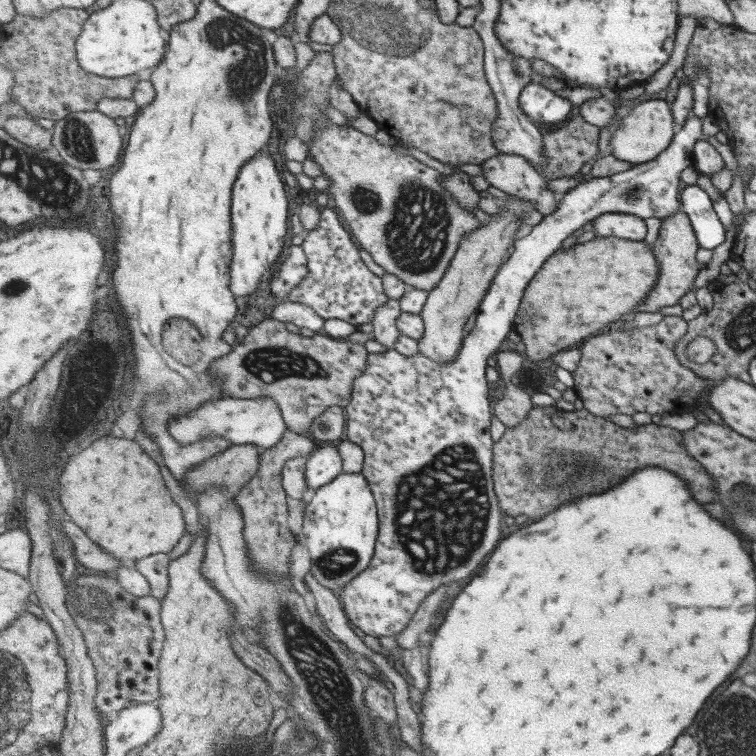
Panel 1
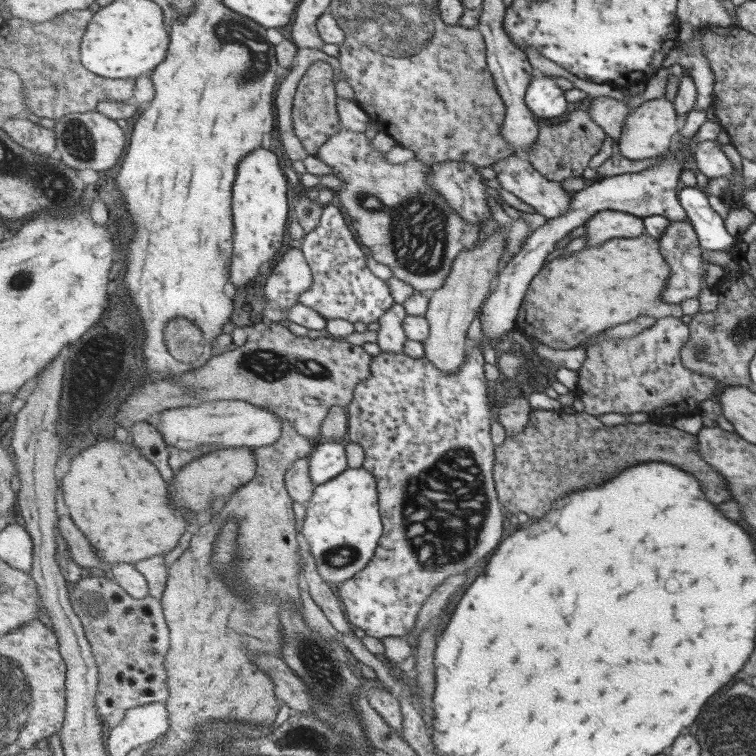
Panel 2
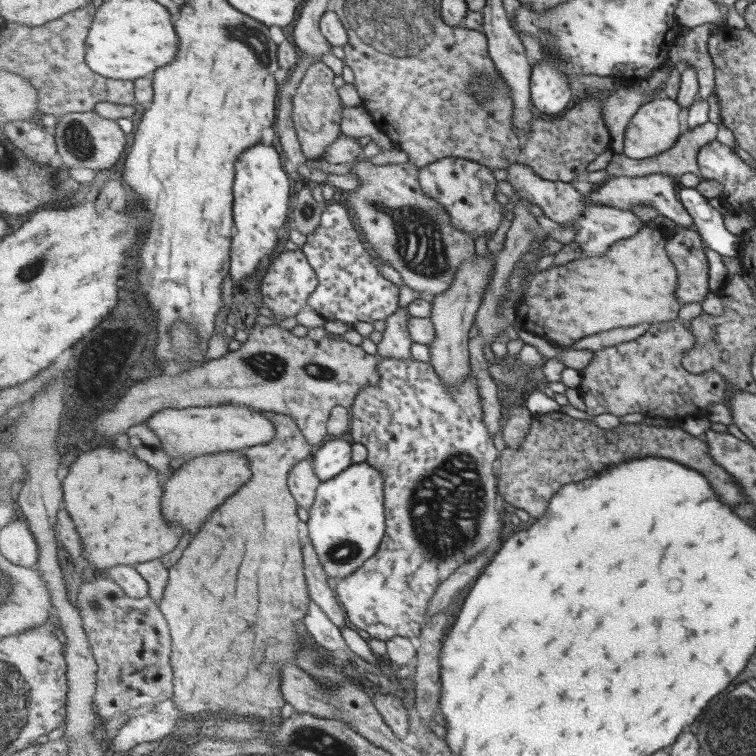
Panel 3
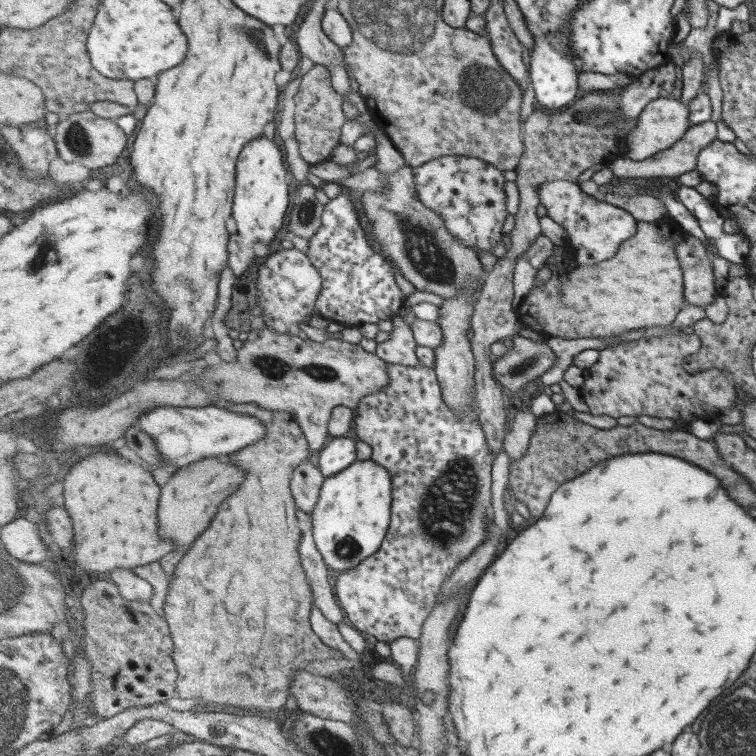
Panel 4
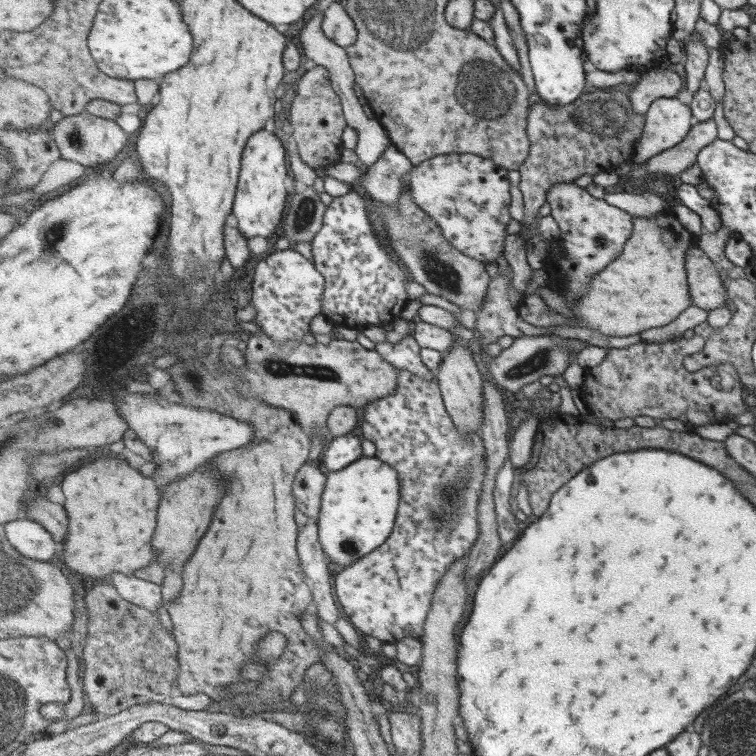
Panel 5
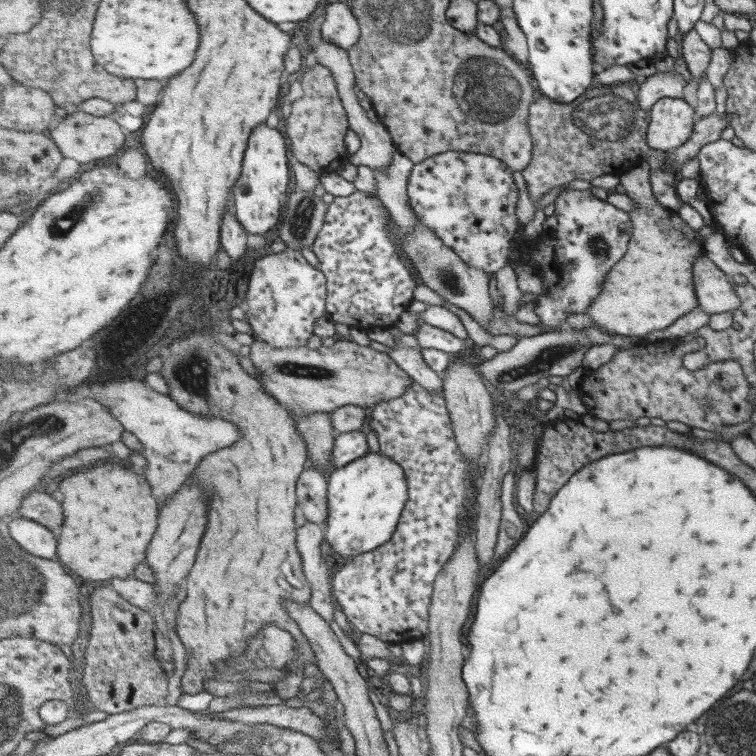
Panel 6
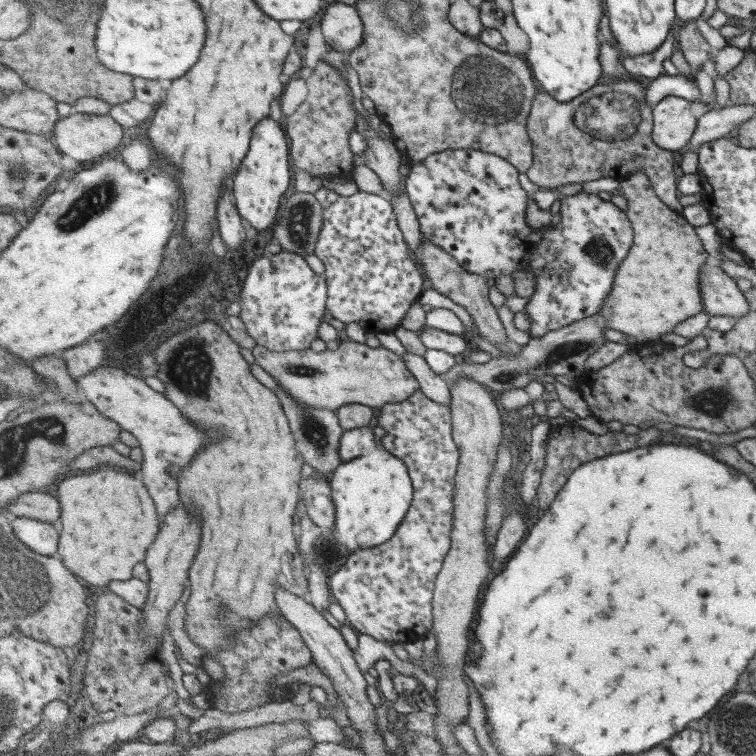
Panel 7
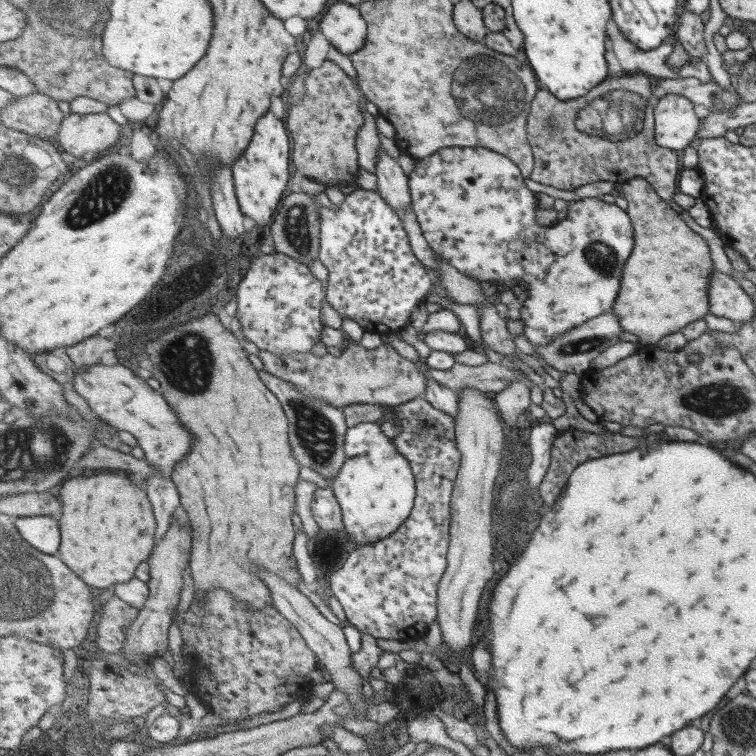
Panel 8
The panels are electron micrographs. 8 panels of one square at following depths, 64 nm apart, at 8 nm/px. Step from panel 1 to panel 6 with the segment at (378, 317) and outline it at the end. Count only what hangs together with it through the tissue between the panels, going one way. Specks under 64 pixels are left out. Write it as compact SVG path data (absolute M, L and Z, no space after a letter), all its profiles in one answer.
M371 341L370 347L378 352L387 352L413 380L427 387L429 391L437 391L437 393L441 393L441 395L445 396L443 375L435 372L435 370L427 364L421 349L402 346L400 343L393 349L375 341Z

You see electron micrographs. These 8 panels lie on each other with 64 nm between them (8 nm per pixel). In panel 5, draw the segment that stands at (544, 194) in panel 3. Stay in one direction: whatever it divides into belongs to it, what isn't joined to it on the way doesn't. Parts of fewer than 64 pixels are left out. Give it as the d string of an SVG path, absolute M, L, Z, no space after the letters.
M570 182L553 185L547 194L552 218L559 224L560 237L553 241L546 271L551 283L561 281L565 284L565 296L571 300L575 294L587 290L589 278L604 270L609 262L619 258L625 243L634 232L634 216L629 211L621 210L612 203L595 198L586 187Z

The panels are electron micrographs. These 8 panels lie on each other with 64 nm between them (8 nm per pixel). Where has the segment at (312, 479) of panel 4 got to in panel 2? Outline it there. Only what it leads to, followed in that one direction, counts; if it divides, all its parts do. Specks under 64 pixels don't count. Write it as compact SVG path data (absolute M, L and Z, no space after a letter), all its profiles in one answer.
M310 457L297 459L297 461L293 462L288 467L285 481L292 500L307 506L316 489L310 476Z

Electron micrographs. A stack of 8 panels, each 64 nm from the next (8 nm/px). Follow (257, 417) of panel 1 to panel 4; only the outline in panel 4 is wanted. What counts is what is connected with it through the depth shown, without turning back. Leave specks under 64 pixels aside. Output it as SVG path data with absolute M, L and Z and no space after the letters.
M213 404L197 408L161 406L143 414L137 425L151 434L165 462L175 464L177 471L205 458L231 455L267 436L267 425L261 419Z

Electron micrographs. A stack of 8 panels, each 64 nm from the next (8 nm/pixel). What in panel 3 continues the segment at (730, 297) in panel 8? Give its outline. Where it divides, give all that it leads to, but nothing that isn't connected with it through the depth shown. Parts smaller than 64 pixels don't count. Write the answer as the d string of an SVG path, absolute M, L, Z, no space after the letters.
M676 226L673 237L667 241L667 251L679 272L677 300L682 305L702 302L709 289L709 262L705 255L705 242L697 230Z

